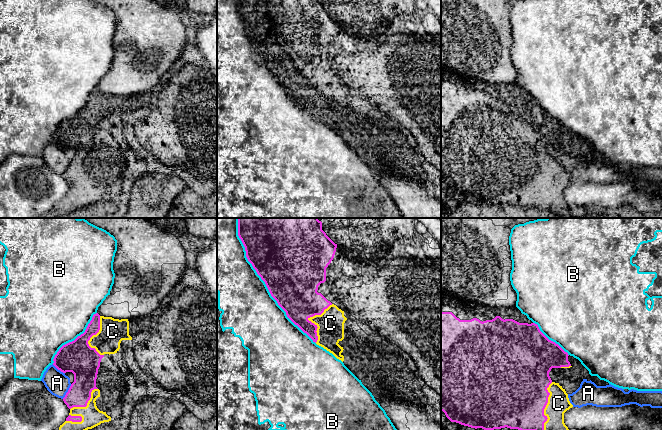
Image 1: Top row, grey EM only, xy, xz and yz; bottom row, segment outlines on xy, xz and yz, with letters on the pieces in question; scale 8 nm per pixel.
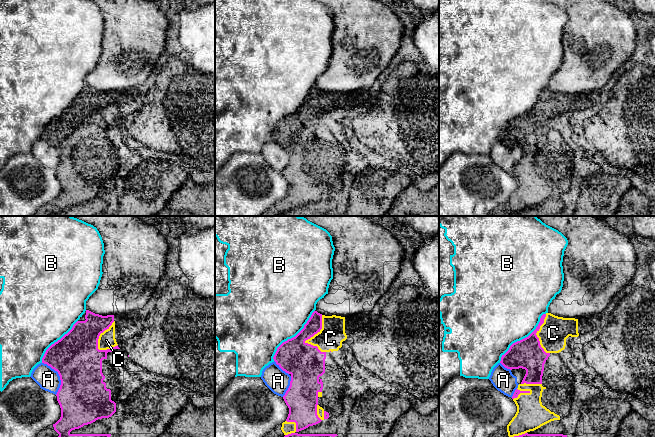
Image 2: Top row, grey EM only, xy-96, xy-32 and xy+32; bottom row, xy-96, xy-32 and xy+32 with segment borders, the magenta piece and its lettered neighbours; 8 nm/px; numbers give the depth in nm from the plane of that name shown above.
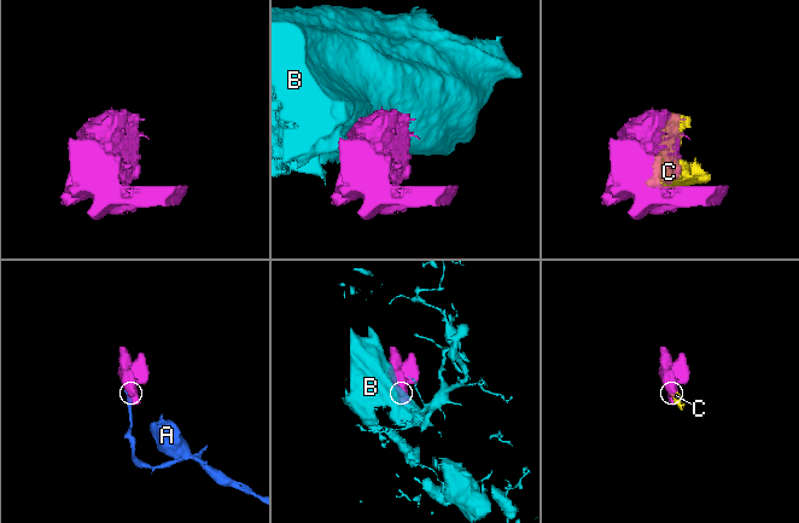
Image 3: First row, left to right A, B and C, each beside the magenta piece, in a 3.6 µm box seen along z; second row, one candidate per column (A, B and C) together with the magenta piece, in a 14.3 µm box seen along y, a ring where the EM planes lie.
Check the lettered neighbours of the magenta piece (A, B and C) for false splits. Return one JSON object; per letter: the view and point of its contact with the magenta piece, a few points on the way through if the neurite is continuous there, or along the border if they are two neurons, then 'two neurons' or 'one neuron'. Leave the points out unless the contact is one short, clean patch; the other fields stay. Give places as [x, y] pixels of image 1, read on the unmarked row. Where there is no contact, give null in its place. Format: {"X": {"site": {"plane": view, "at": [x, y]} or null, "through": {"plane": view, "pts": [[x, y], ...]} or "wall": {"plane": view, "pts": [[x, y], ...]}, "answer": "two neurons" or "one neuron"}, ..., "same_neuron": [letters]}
{"A": {"site": {"plane": "xy", "at": [68, 167]}, "answer": "two neurons"}, "B": {"site": {"plane": "xz", "at": [265, 59]}, "answer": "two neurons"}, "C": {"site": {"plane": "xz", "at": [307, 95]}, "answer": "two neurons"}, "same_neuron": []}

